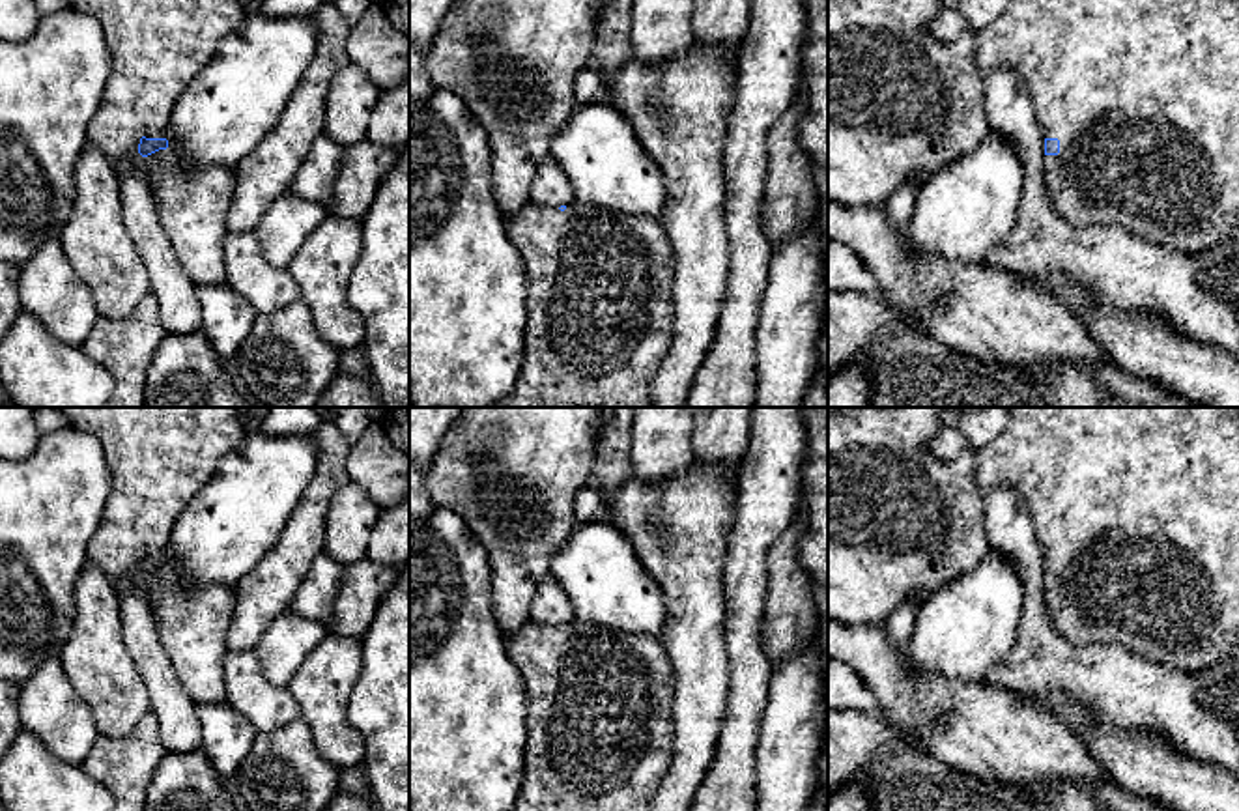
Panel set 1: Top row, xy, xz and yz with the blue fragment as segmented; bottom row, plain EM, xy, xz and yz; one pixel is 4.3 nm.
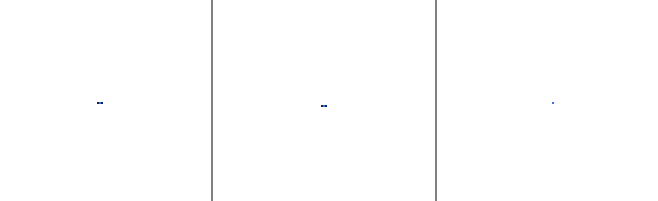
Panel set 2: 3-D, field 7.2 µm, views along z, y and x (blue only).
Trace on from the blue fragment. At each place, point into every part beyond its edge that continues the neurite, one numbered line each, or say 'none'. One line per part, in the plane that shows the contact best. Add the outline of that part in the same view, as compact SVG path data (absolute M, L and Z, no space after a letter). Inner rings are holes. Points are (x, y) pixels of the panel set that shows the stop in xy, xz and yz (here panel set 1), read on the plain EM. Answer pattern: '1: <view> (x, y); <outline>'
1: yz (1140, 505); M1009 407L1009 420L1005 430L985 447L976 448L974 477L983 491L996 486L1007 486L1018 497L1022 497L1030 508L1033 529L1039 536L1045 557L1060 559L1060 572L1045 574L1043 589L1050 620L1054 622L1061 639L1076 647L1119 645L1142 658L1187 673L1198 673L1218 665L1233 654L1235 647L1239 645L1239 407Z

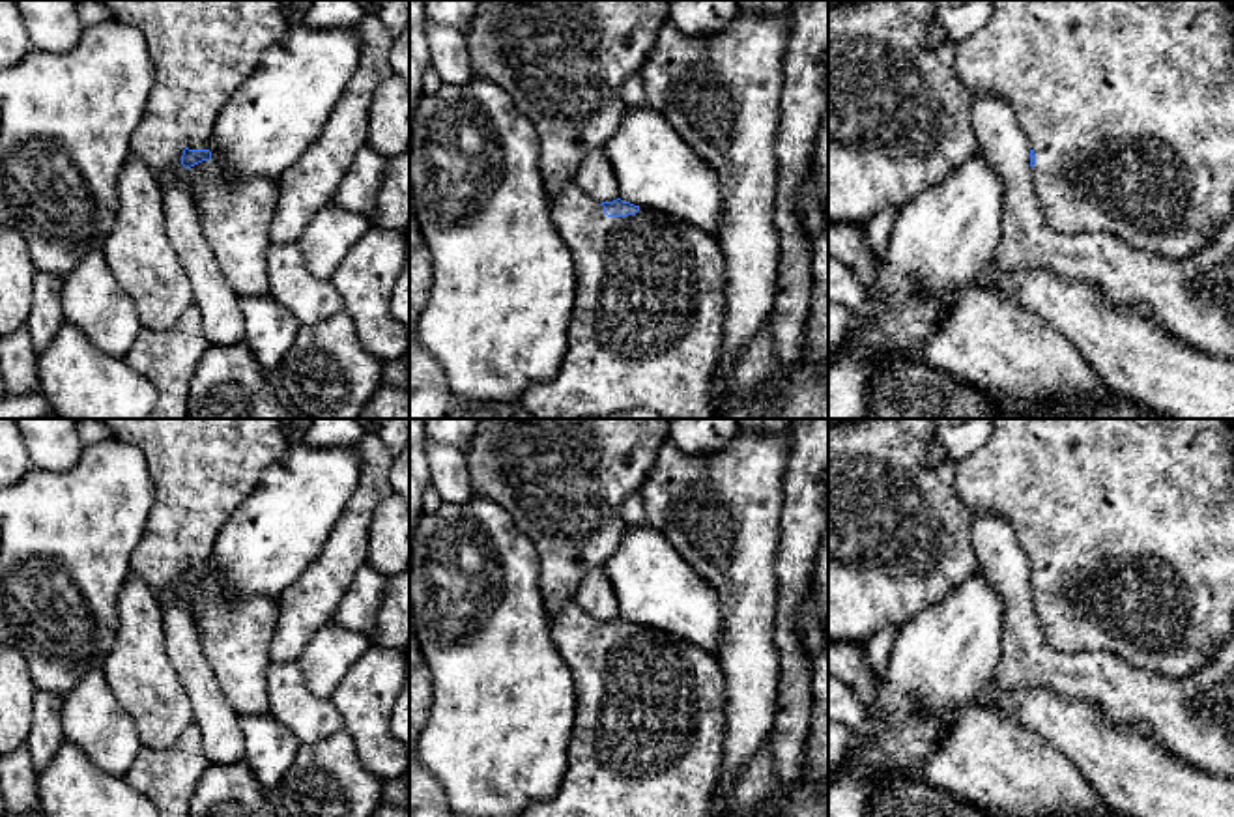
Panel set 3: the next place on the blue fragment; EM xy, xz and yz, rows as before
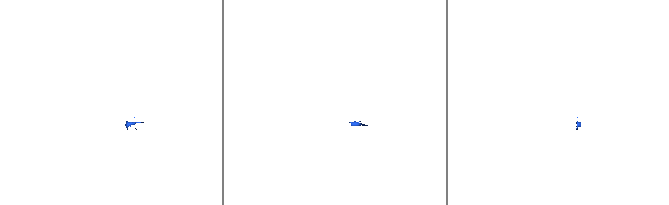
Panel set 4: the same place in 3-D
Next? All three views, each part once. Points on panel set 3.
1: xz (647, 741); M574 598L550 619L550 634L572 671L576 718L557 793L531 804L522 817L710 817L725 740L725 679L716 656L647 626L628 636L608 636L604 624L580 609Z

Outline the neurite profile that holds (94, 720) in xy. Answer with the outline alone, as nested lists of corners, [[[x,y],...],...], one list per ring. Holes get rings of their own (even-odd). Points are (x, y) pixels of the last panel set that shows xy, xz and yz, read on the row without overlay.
[[[101,669],[86,673],[64,697],[62,727],[65,740],[108,774],[125,776],[142,750],[135,720]]]

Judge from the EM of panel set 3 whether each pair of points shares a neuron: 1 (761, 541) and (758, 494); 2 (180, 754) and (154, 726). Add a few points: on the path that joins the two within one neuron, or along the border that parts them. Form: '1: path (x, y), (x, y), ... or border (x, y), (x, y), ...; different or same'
1: path (756, 530), (756, 505); same
2: border (193, 720), (171, 745), (143, 748); different

